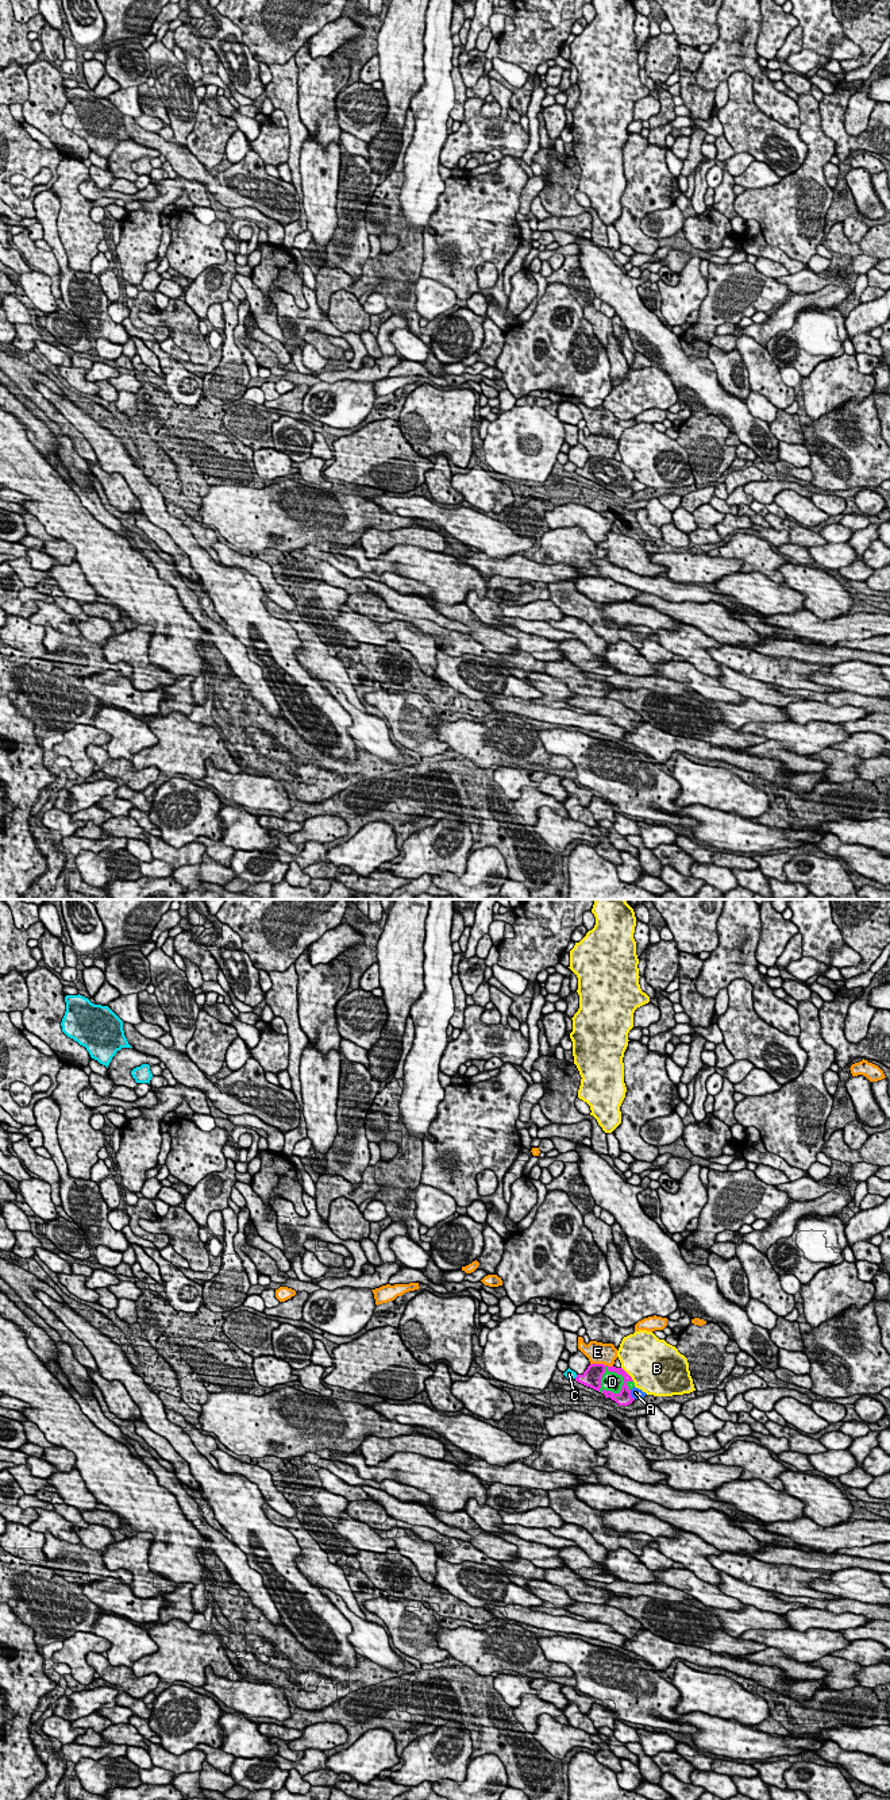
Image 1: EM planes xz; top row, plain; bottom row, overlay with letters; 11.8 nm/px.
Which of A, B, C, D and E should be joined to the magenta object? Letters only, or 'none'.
D

